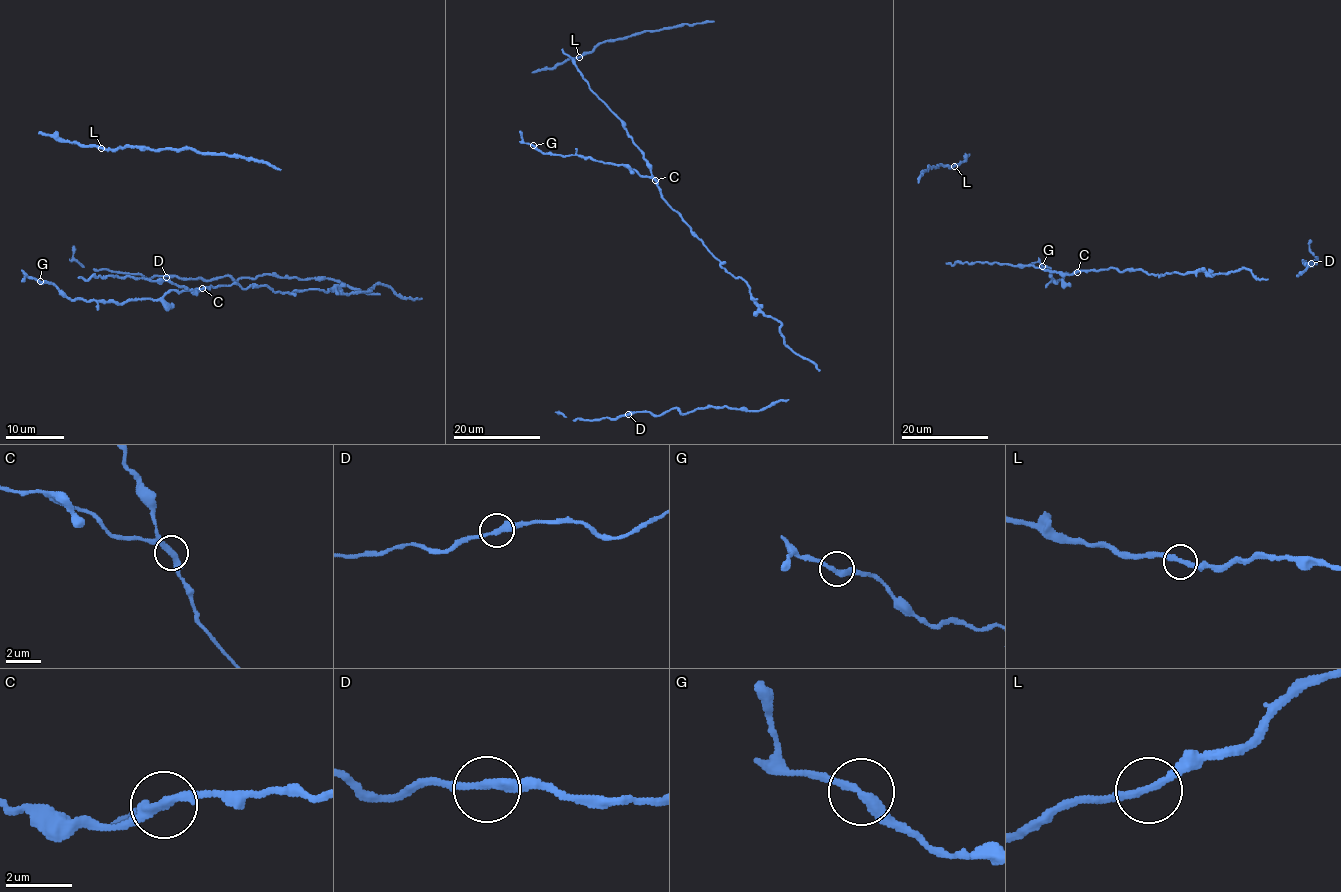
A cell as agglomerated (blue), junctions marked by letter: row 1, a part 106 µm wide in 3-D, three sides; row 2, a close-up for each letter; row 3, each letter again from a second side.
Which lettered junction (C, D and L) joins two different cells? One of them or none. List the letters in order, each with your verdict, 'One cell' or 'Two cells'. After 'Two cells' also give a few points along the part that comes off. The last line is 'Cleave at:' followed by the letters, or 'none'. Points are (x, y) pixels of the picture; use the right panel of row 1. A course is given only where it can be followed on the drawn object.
C: Two cells. Course of the part to remove: (1077, 271), (1066, 272), (1056, 283), (1048, 267), (1038, 262), (1028, 266)
D: One cell
L: One cell
Cleave at: C

